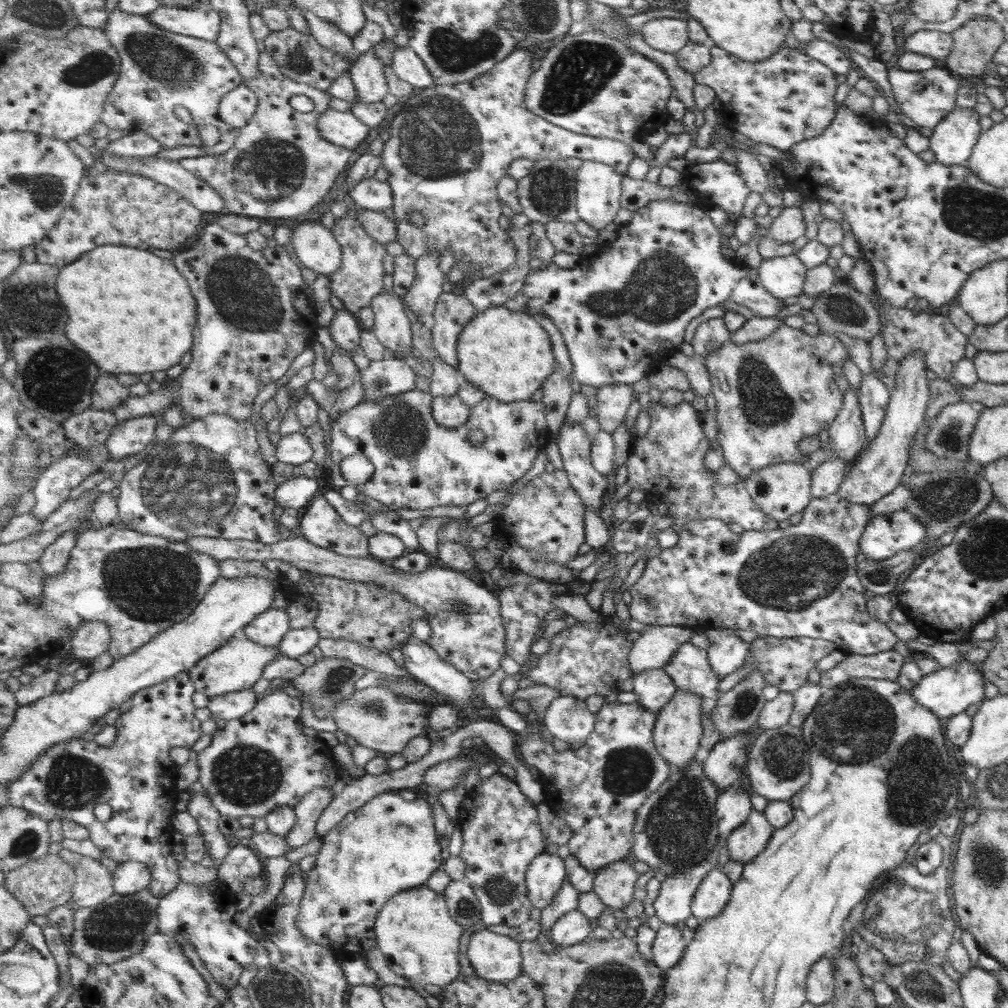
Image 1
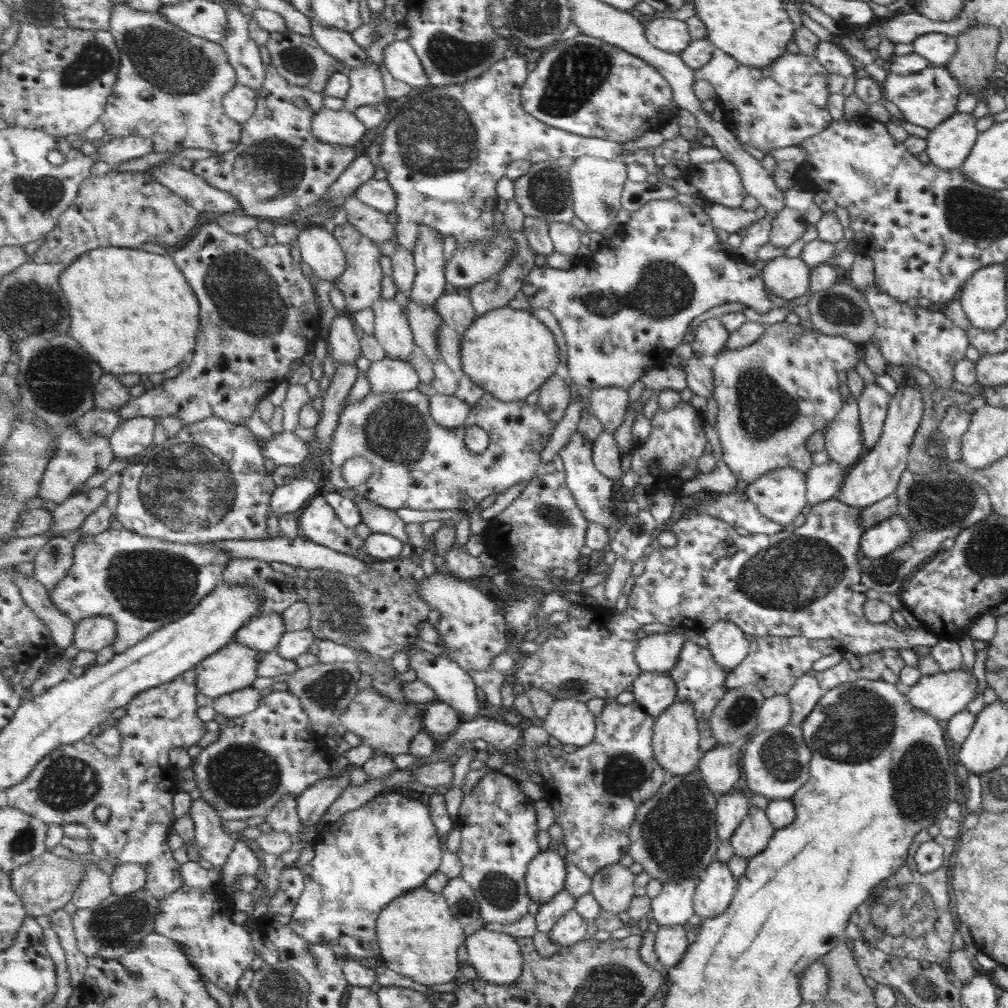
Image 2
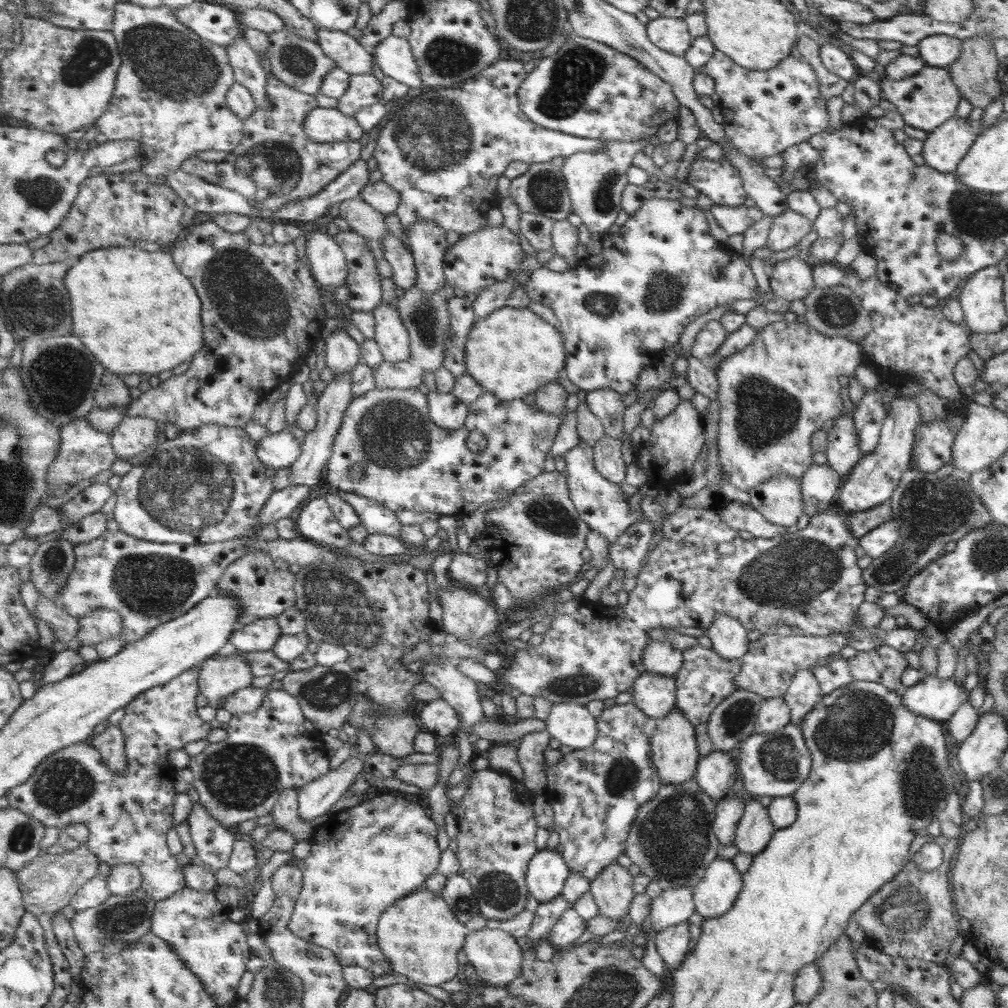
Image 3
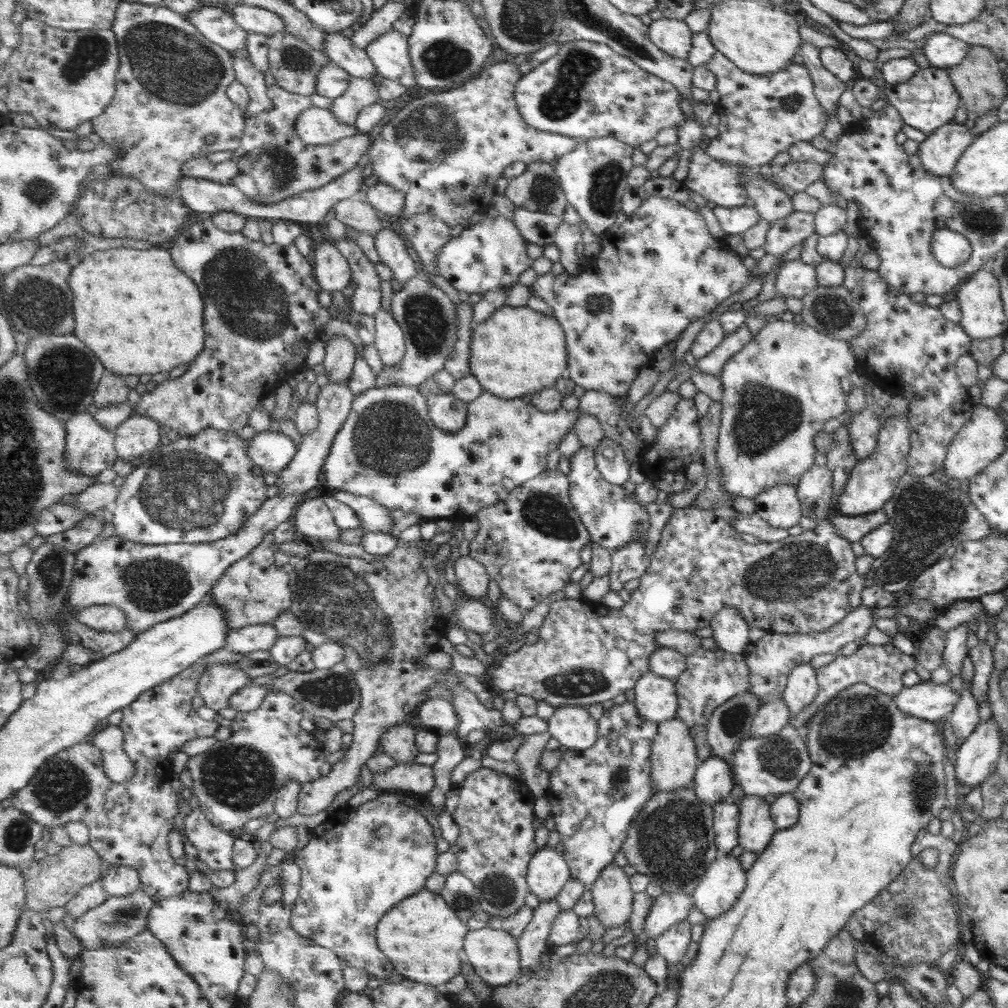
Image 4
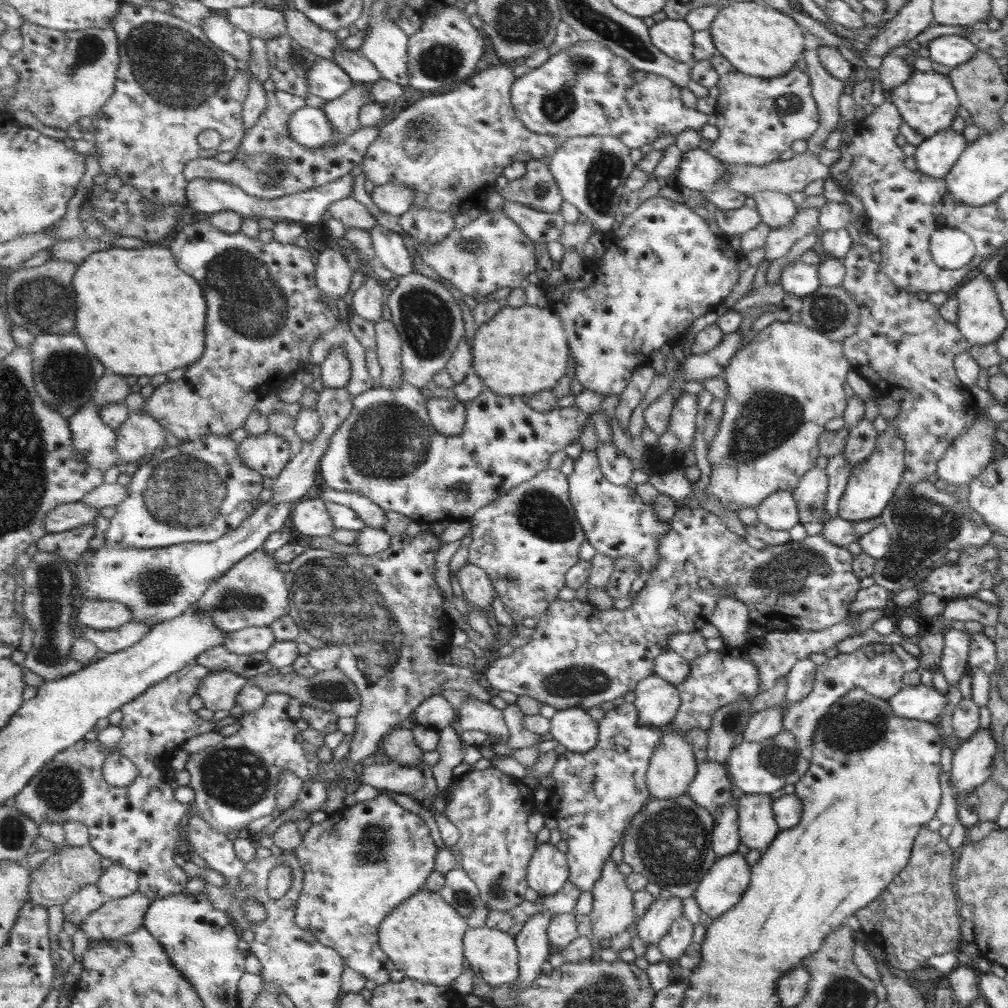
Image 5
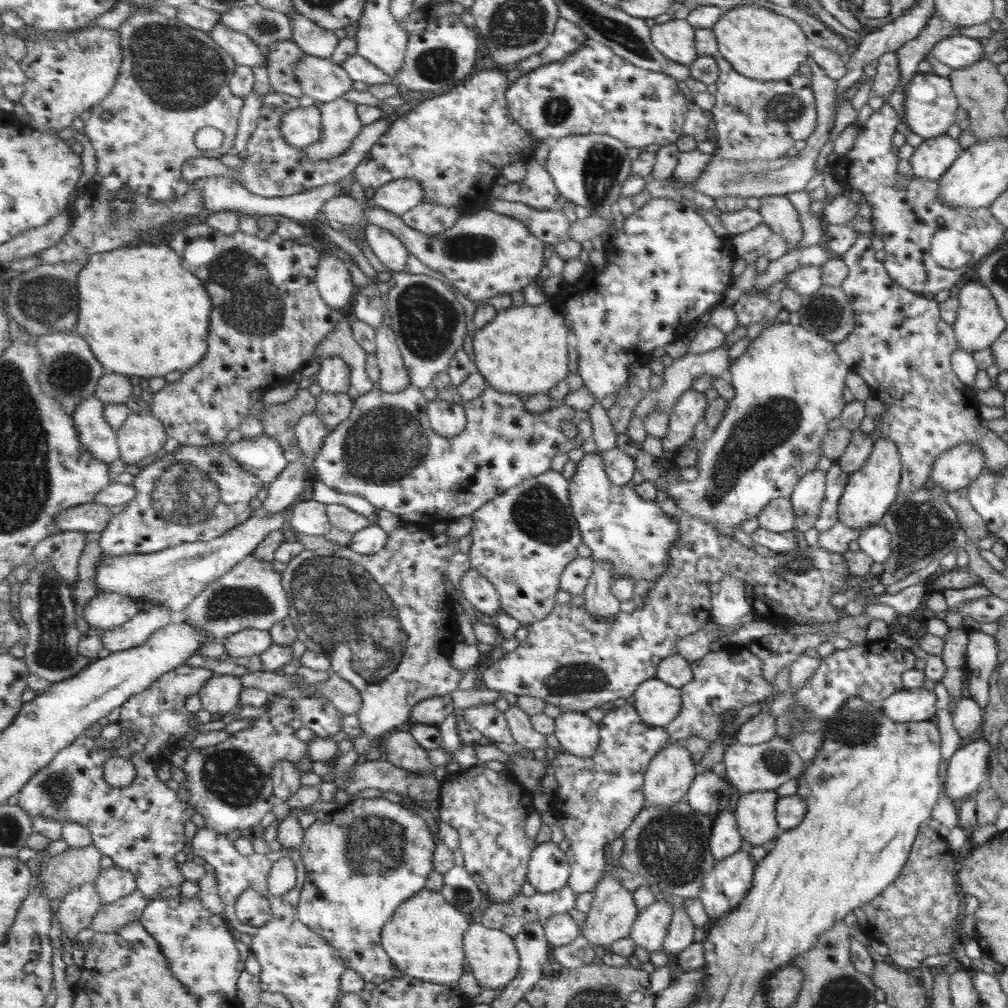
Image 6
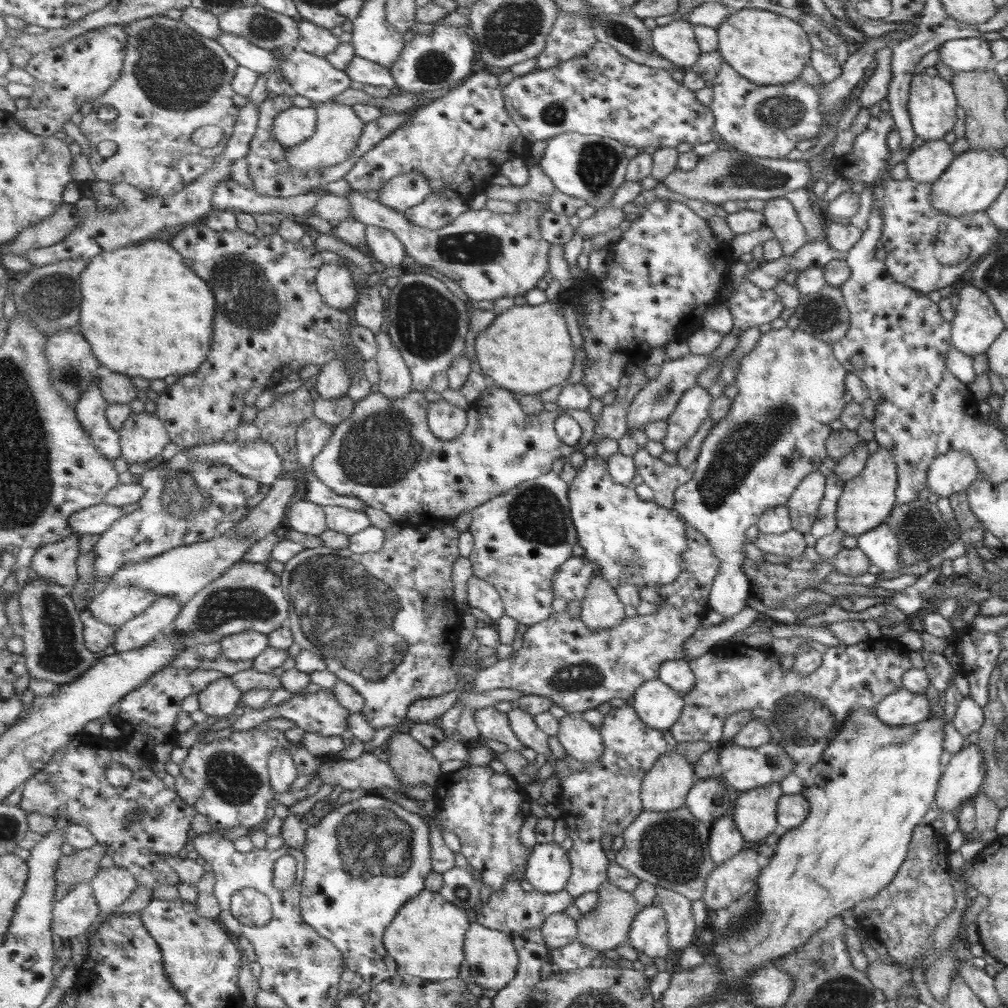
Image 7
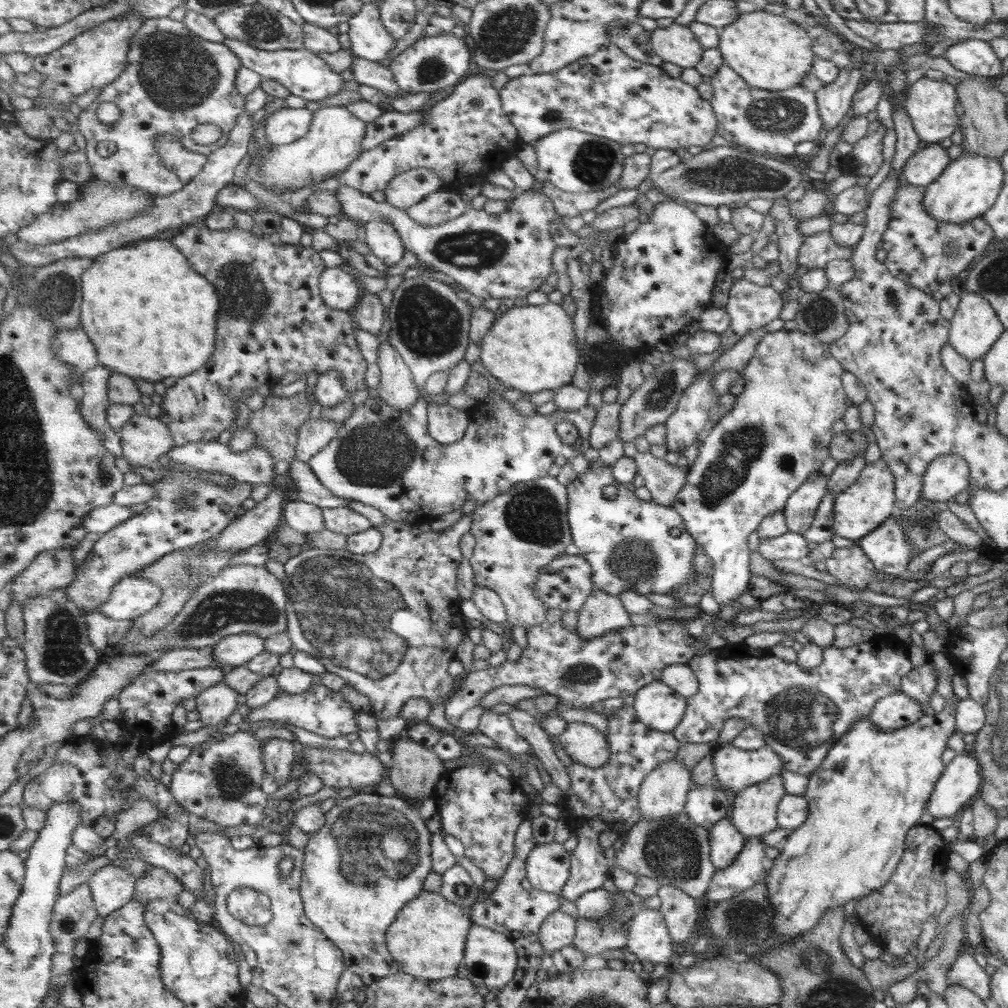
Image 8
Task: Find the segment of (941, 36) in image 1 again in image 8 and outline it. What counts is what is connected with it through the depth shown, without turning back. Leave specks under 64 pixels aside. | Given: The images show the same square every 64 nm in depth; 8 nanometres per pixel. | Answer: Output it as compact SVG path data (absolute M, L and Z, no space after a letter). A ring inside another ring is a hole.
M967 39L949 46L943 52L944 58L953 68L970 75L989 76L997 79L1001 76L1001 61L988 43L978 39Z

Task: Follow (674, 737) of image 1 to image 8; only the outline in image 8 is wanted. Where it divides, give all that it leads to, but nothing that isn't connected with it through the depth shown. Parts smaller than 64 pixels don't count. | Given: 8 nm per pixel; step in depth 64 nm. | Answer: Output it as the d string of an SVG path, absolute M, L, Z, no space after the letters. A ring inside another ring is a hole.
M677 758L661 764L646 776L640 790L642 816L651 820L665 820L665 816L679 816L686 812L693 776Z

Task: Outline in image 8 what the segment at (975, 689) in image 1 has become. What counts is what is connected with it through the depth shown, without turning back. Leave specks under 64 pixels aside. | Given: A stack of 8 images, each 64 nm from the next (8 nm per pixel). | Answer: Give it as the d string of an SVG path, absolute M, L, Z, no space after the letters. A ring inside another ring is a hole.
M899 692L877 699L867 720L882 732L890 732L915 722L921 715L919 704Z

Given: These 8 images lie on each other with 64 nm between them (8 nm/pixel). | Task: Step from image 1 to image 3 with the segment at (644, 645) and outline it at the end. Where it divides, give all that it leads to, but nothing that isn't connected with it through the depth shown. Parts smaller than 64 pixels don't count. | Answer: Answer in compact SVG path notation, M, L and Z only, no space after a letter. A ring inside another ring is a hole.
M649 640L649 646L643 654L646 670L665 676L676 677L683 668L683 652L675 648L671 642Z

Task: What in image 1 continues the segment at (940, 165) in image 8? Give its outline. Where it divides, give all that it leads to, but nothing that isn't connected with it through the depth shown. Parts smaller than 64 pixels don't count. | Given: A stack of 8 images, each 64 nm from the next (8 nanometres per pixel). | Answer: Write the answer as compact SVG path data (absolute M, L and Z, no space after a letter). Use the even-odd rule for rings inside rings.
M955 108L933 129L928 149L941 166L965 166L981 131L973 109Z

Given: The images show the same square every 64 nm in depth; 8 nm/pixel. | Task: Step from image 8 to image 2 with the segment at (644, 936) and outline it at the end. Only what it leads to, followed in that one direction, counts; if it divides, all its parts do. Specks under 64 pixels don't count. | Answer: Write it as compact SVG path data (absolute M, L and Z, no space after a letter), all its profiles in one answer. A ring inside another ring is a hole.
M685 878L683 882L669 882L663 885L659 894L652 899L650 918L656 921L659 928L687 924L691 916L696 914L696 888L695 878Z

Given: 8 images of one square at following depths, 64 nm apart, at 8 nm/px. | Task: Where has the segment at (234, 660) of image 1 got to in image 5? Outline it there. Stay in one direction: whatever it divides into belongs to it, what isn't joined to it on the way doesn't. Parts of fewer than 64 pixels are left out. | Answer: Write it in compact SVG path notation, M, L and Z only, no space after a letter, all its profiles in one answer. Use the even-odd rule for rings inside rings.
M211 670L198 690L198 695L204 700L206 708L212 712L231 710L237 706L237 696L249 682L244 676L239 676L229 670Z

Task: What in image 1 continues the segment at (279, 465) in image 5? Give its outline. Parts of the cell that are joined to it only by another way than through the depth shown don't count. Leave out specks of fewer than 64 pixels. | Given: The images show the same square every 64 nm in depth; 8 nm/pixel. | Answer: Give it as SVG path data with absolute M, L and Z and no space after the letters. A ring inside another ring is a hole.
M302 431L281 436L275 447L276 458L281 463L299 466L315 458L313 444Z

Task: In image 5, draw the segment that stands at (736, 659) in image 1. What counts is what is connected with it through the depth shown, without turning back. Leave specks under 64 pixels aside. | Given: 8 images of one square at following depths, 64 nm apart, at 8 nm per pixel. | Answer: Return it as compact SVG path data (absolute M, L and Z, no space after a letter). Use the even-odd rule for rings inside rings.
M728 592L716 600L715 609L708 619L709 624L718 630L718 636L723 638L725 647L741 648L743 642L748 638L748 606L738 600L732 592Z

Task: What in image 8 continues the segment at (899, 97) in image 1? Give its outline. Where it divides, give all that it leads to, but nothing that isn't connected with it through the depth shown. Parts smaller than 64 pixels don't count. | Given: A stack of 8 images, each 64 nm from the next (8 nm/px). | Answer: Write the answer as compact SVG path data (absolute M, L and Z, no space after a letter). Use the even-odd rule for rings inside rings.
M923 75L909 86L903 104L904 112L919 140L939 143L943 138L951 136L953 130L958 128L958 118L954 112L955 101L954 86L945 81L932 80Z

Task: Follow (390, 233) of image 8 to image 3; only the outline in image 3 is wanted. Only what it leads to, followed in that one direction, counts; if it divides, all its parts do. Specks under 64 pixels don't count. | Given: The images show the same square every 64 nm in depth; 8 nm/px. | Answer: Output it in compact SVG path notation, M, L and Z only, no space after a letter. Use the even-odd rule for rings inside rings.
M387 233L380 241L384 248L383 258L392 267L392 280L396 286L408 291L417 281L417 267L414 255L404 247L402 238Z

